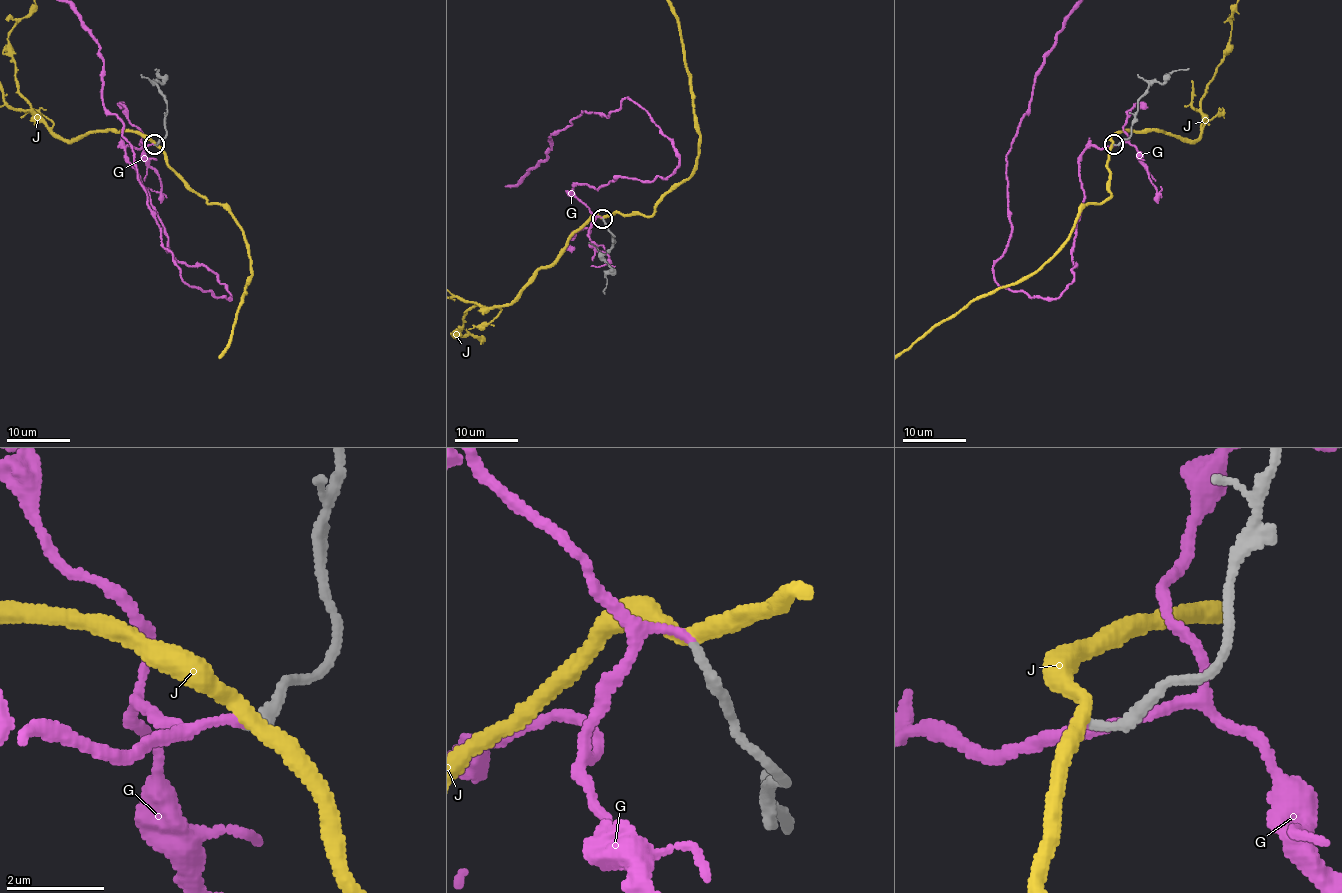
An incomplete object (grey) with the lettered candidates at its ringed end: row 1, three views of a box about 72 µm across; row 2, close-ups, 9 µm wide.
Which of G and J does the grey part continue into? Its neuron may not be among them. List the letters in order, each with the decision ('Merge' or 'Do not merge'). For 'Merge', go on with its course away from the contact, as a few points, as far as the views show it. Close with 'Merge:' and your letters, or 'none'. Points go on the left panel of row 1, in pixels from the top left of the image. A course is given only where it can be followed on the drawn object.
G: Merge
J: Do not merge
Merge: G

